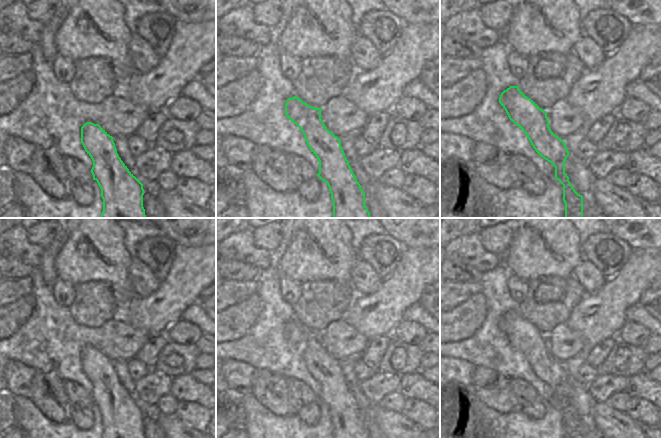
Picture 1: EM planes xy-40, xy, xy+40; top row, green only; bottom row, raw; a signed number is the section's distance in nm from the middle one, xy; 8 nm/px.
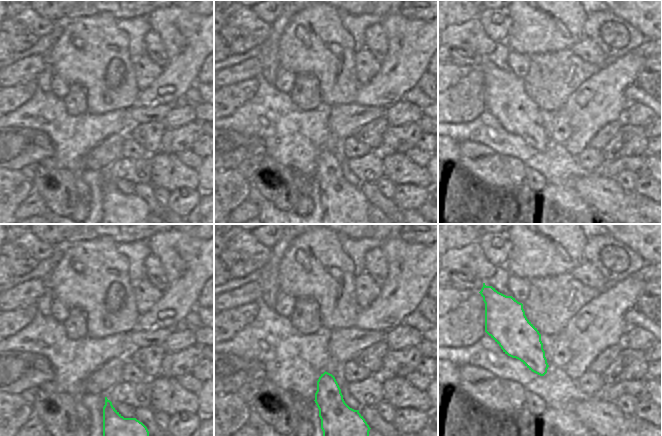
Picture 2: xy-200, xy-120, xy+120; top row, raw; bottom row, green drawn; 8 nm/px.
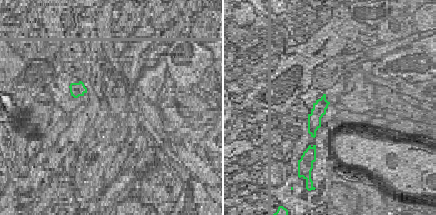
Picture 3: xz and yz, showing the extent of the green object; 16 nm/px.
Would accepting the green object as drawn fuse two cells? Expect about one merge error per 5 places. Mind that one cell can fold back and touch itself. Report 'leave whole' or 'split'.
leave whole

